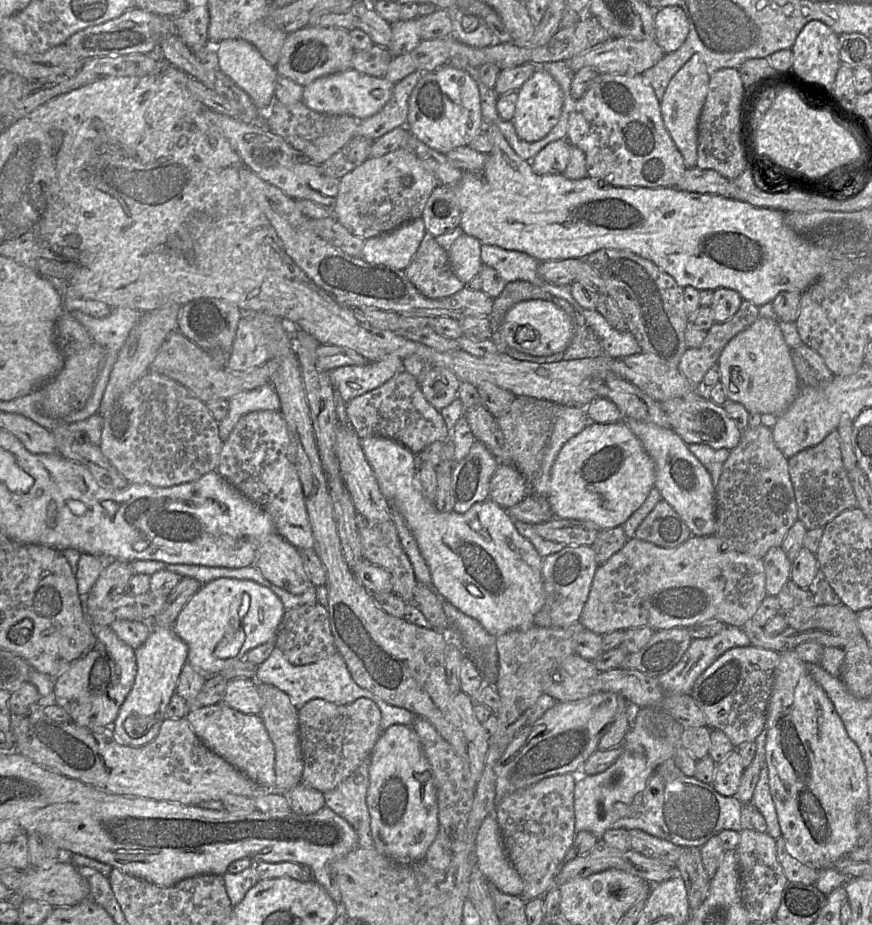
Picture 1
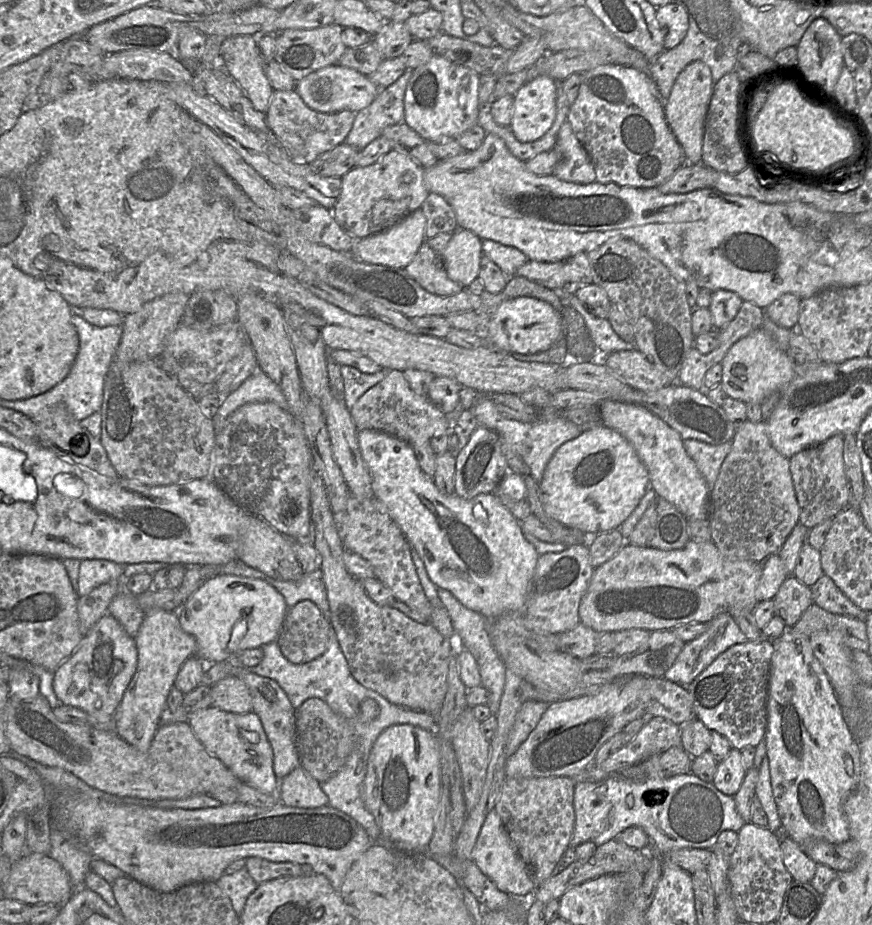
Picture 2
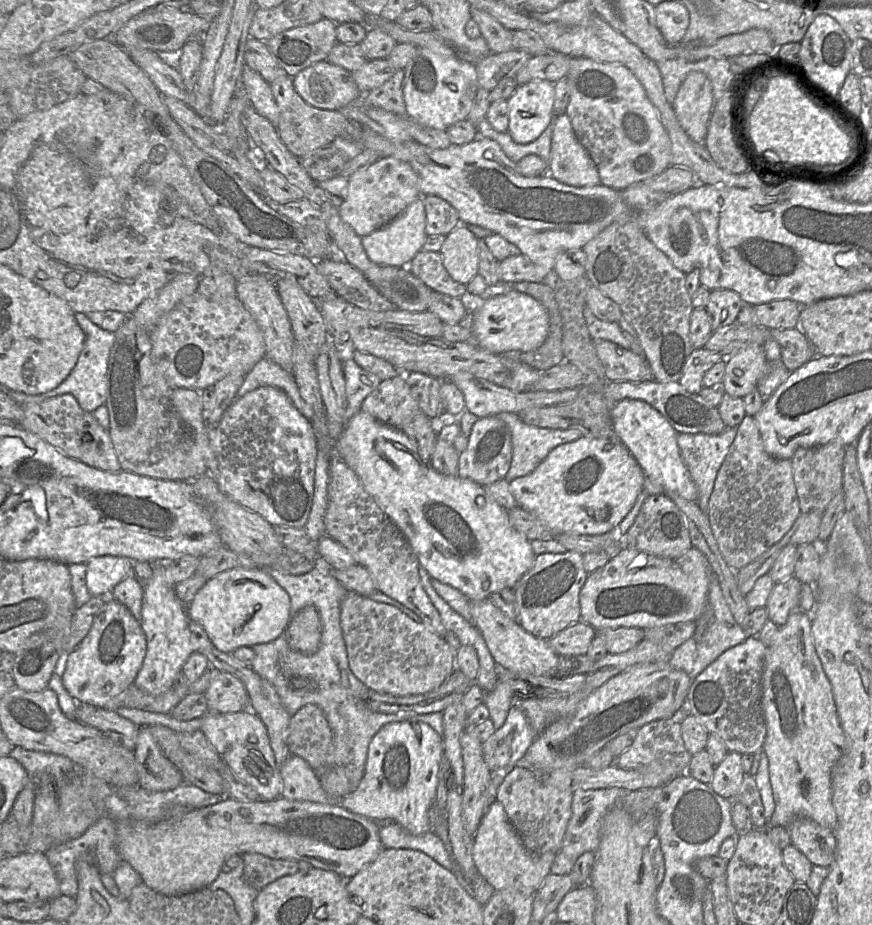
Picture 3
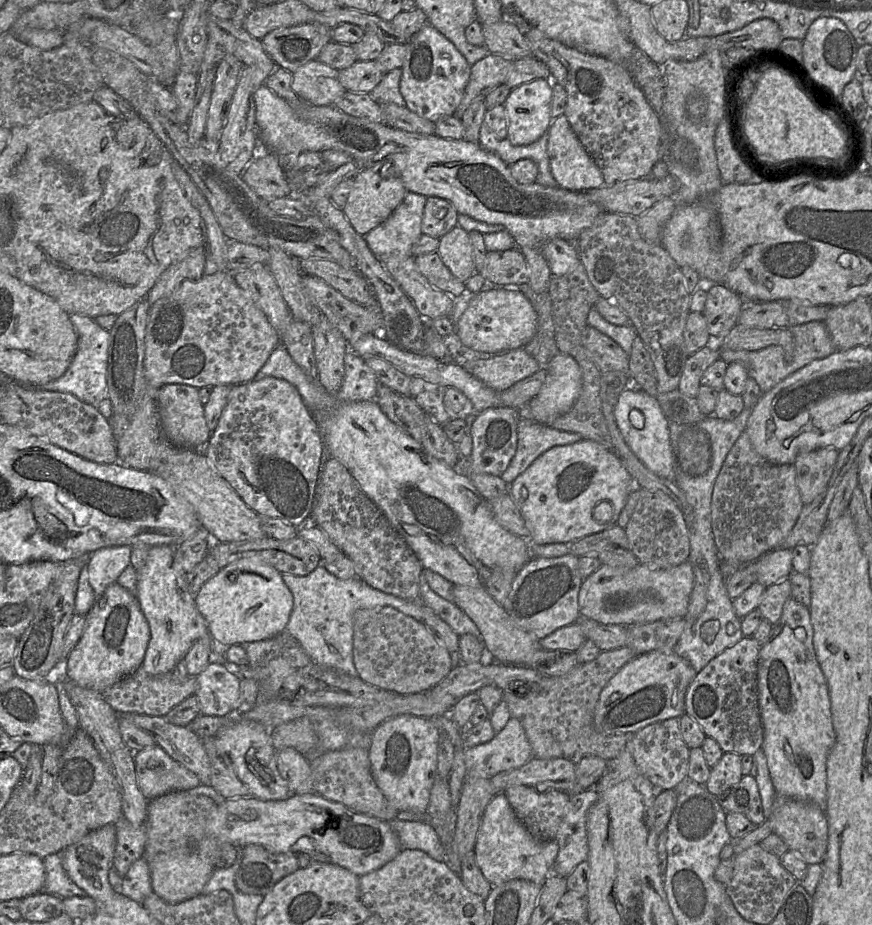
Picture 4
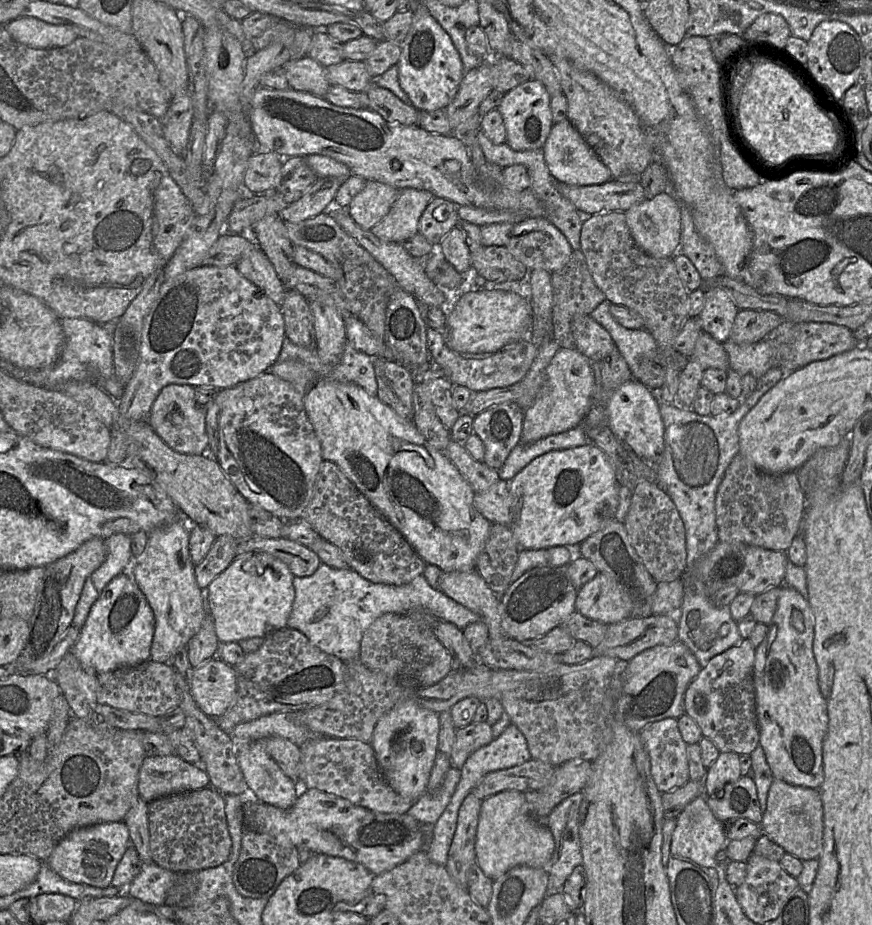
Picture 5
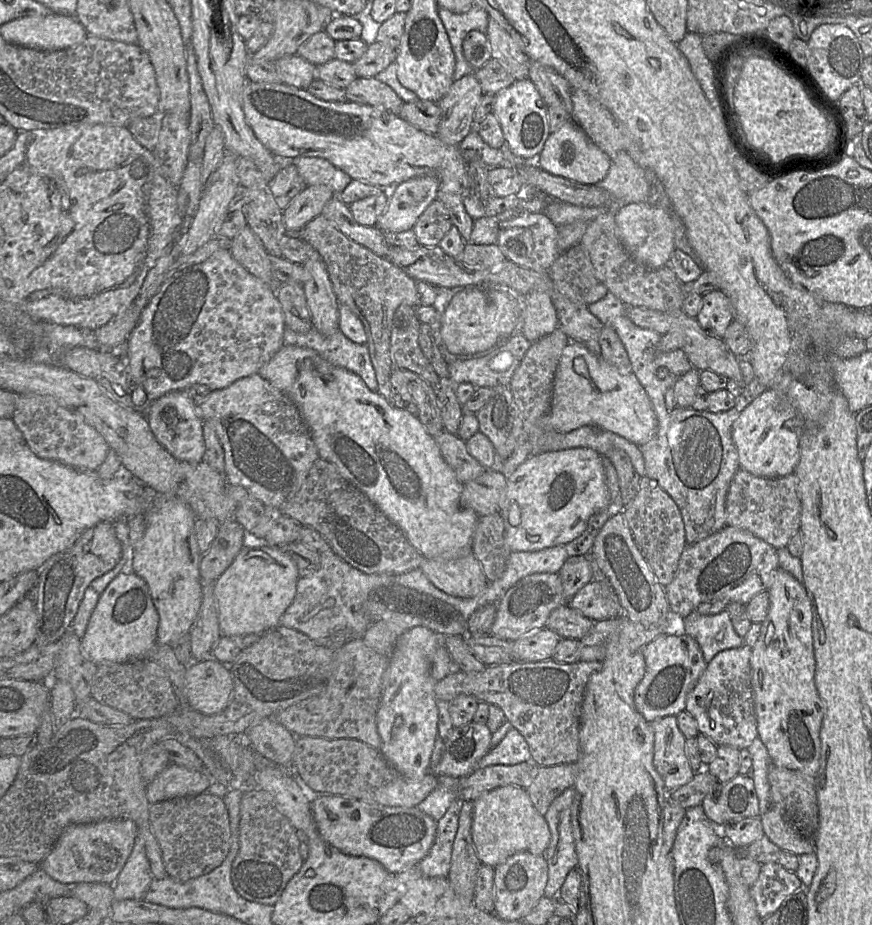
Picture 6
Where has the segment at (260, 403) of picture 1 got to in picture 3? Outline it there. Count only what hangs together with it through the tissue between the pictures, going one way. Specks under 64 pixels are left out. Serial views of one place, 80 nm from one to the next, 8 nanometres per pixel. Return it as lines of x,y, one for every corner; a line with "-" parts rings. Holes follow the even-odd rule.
268,358
261,359
246,375
245,381
238,390
233,402
236,402
248,392
264,386
283,390
295,408
312,422
313,409
301,398
293,374

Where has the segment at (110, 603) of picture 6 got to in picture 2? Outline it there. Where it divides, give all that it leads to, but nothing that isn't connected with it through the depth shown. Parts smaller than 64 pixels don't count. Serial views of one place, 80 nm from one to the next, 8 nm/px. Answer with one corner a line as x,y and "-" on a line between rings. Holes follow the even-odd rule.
106,613
84,635
75,651
54,672
53,690
63,705
82,709
97,721
109,723
138,665
136,641

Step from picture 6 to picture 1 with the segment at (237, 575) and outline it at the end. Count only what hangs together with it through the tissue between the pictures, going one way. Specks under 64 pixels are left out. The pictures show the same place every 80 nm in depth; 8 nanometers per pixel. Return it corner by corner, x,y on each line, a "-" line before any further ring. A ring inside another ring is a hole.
218,578
201,585
172,628
188,646
187,662
207,677
243,660
249,650
275,640
285,611
279,597
267,587
250,580

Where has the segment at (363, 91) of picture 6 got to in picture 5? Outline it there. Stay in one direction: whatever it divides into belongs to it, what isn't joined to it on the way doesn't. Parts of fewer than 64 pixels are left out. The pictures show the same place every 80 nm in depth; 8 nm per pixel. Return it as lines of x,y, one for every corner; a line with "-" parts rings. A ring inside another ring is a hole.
375,81
366,88
369,109
377,112
387,122
404,126
417,125
418,110
403,103
391,91
379,87

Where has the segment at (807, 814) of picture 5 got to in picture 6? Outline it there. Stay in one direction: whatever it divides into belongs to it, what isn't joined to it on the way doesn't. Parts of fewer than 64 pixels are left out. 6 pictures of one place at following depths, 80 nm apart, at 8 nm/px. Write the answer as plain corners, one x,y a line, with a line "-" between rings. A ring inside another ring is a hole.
770,803
767,812
760,815
760,819
764,835
781,850
795,855
815,851
813,837
802,835
774,804

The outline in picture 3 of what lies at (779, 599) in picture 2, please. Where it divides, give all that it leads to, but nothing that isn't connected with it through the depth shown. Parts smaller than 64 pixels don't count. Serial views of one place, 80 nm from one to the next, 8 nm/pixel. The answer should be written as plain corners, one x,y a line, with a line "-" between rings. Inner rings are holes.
794,576
775,583
766,603
768,618
778,627
784,625
790,613
799,608
801,582

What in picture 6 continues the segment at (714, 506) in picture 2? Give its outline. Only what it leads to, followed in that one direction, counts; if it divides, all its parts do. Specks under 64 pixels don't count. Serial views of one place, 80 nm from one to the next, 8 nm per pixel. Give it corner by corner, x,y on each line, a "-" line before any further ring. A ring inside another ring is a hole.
739,468
726,496
727,525
747,530
775,549
786,547
792,536
800,531
801,502
797,485
798,478
794,473
779,478
766,478

